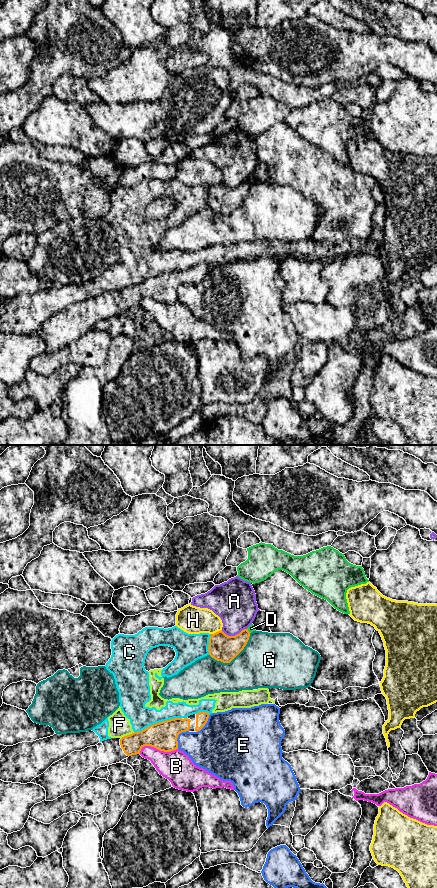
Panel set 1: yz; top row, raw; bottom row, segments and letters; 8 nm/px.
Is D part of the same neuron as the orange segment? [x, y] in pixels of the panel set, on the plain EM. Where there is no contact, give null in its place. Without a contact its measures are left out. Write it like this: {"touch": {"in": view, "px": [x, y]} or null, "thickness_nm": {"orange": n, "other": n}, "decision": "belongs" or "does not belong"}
{"touch": {"in": "yz", "px": [247, 182]}, "thickness_nm": {"orange": 220, "other": 50}, "decision": "does not belong"}

